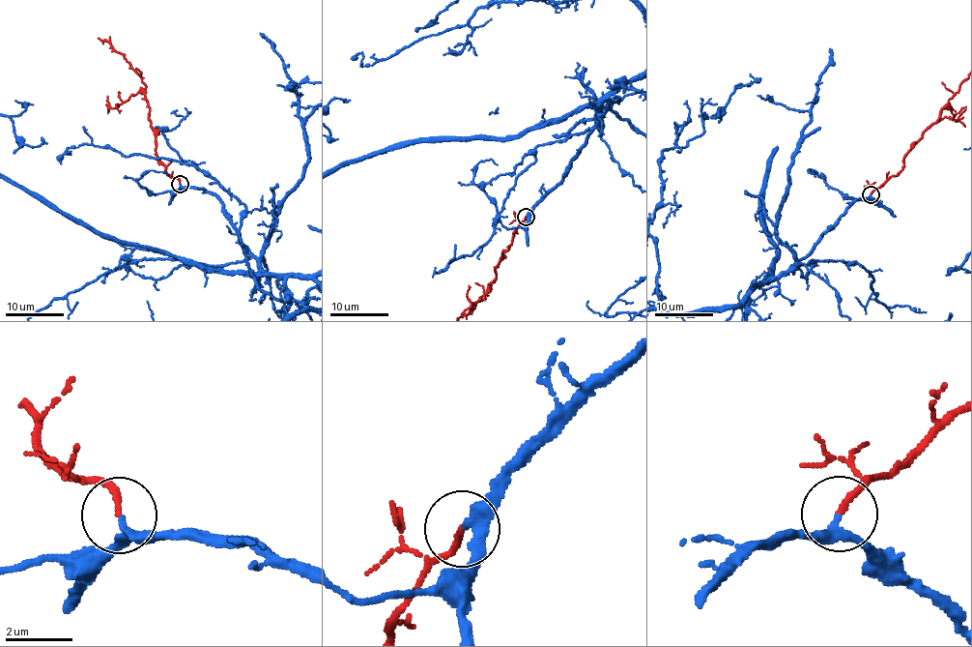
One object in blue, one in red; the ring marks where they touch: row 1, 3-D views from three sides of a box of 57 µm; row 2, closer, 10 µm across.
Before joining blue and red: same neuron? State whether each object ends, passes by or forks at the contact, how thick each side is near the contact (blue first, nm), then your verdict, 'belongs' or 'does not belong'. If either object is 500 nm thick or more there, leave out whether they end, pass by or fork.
blue passes by | red ends | 260/190 nm | belongs

